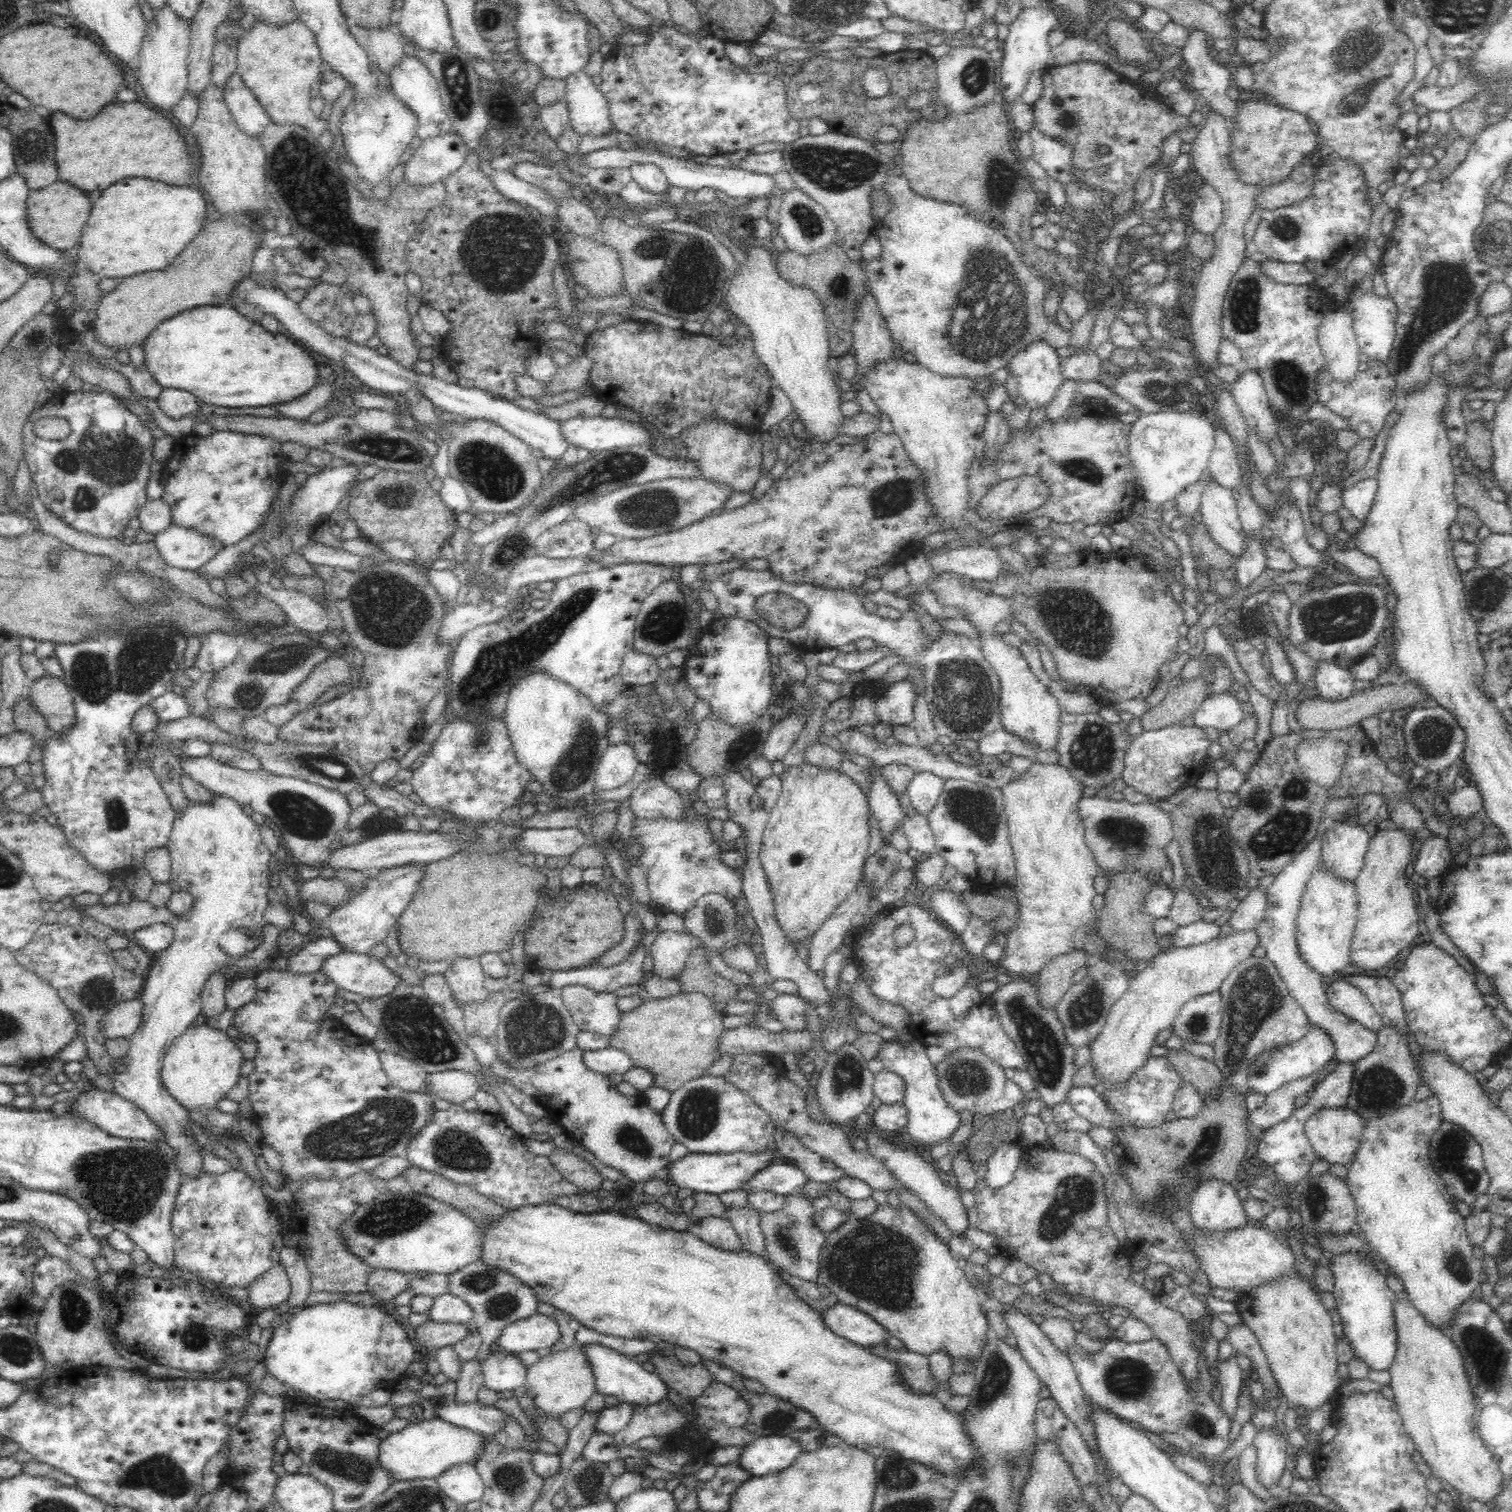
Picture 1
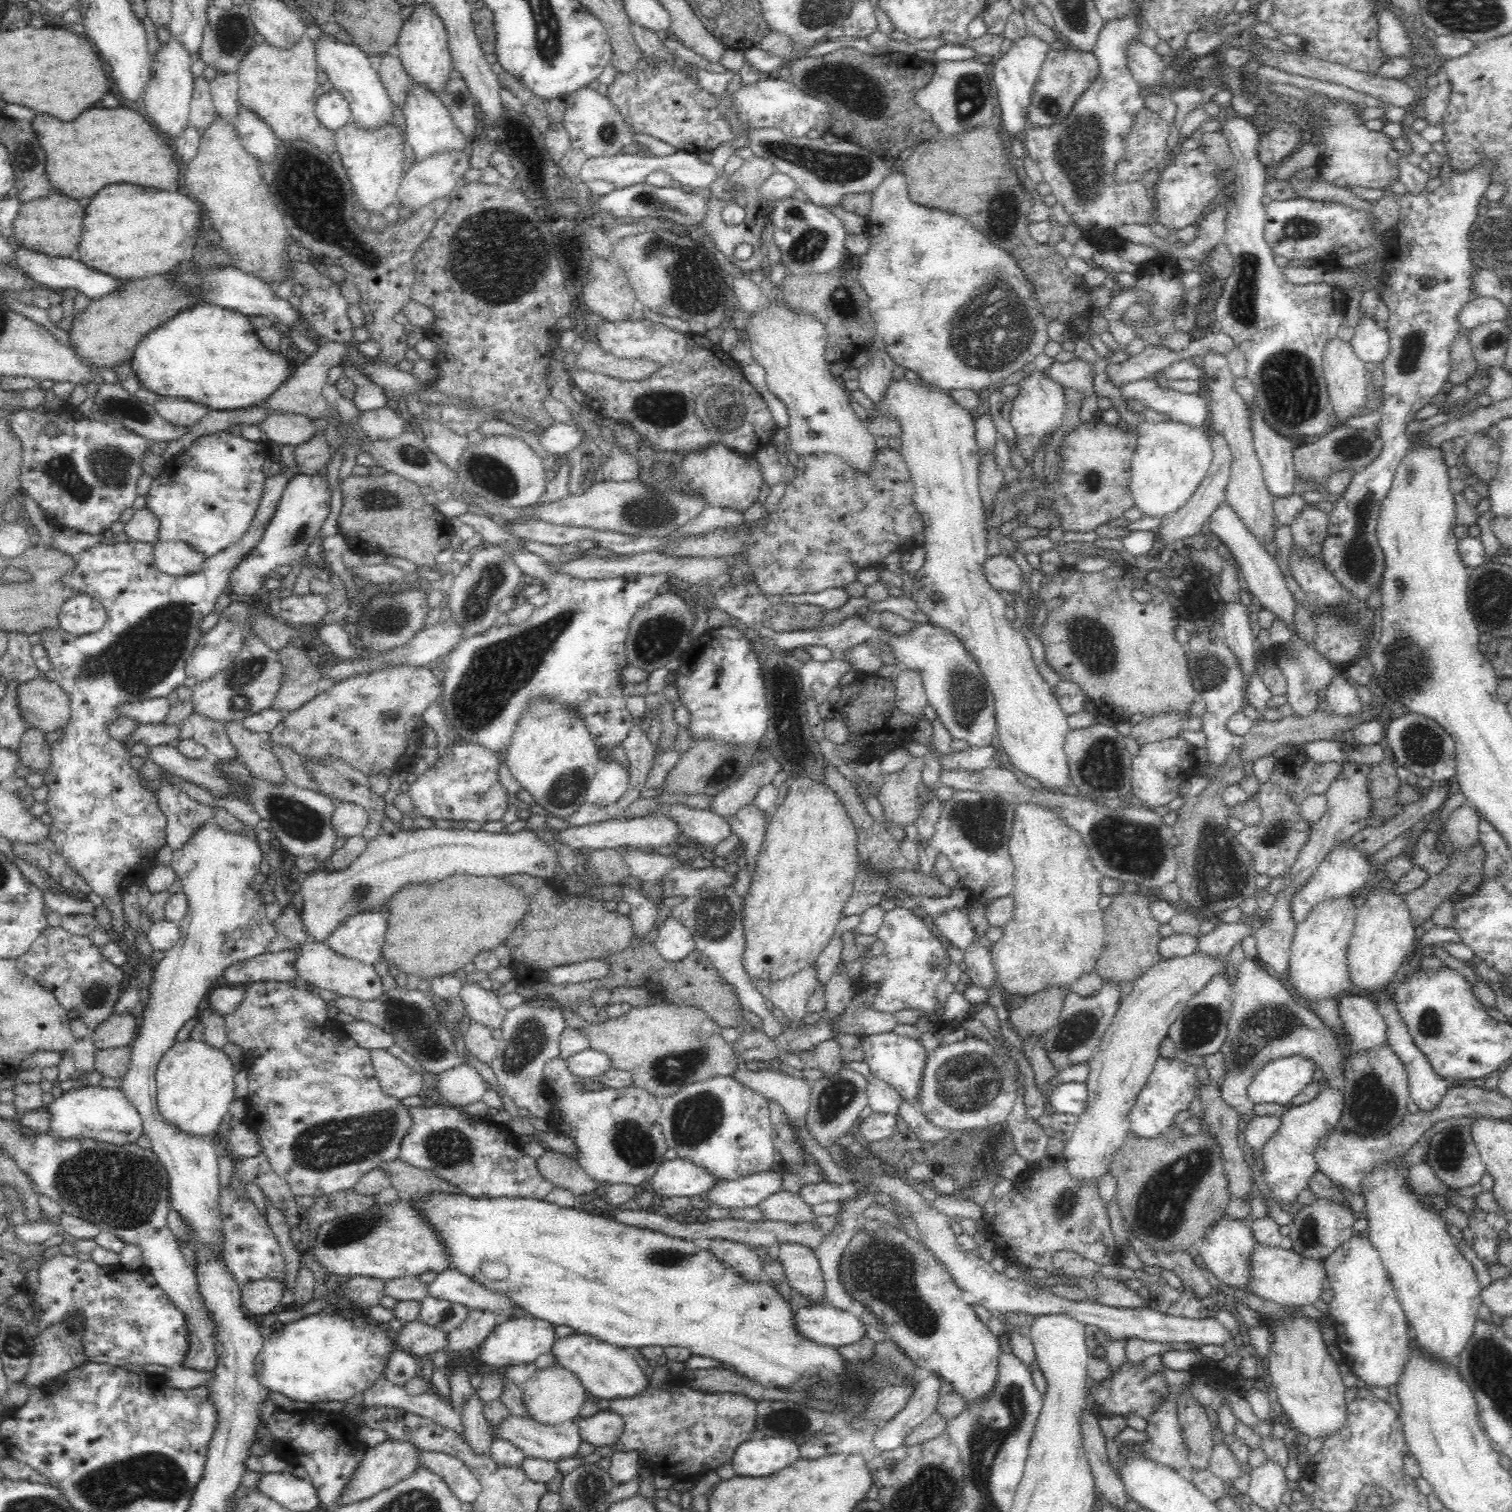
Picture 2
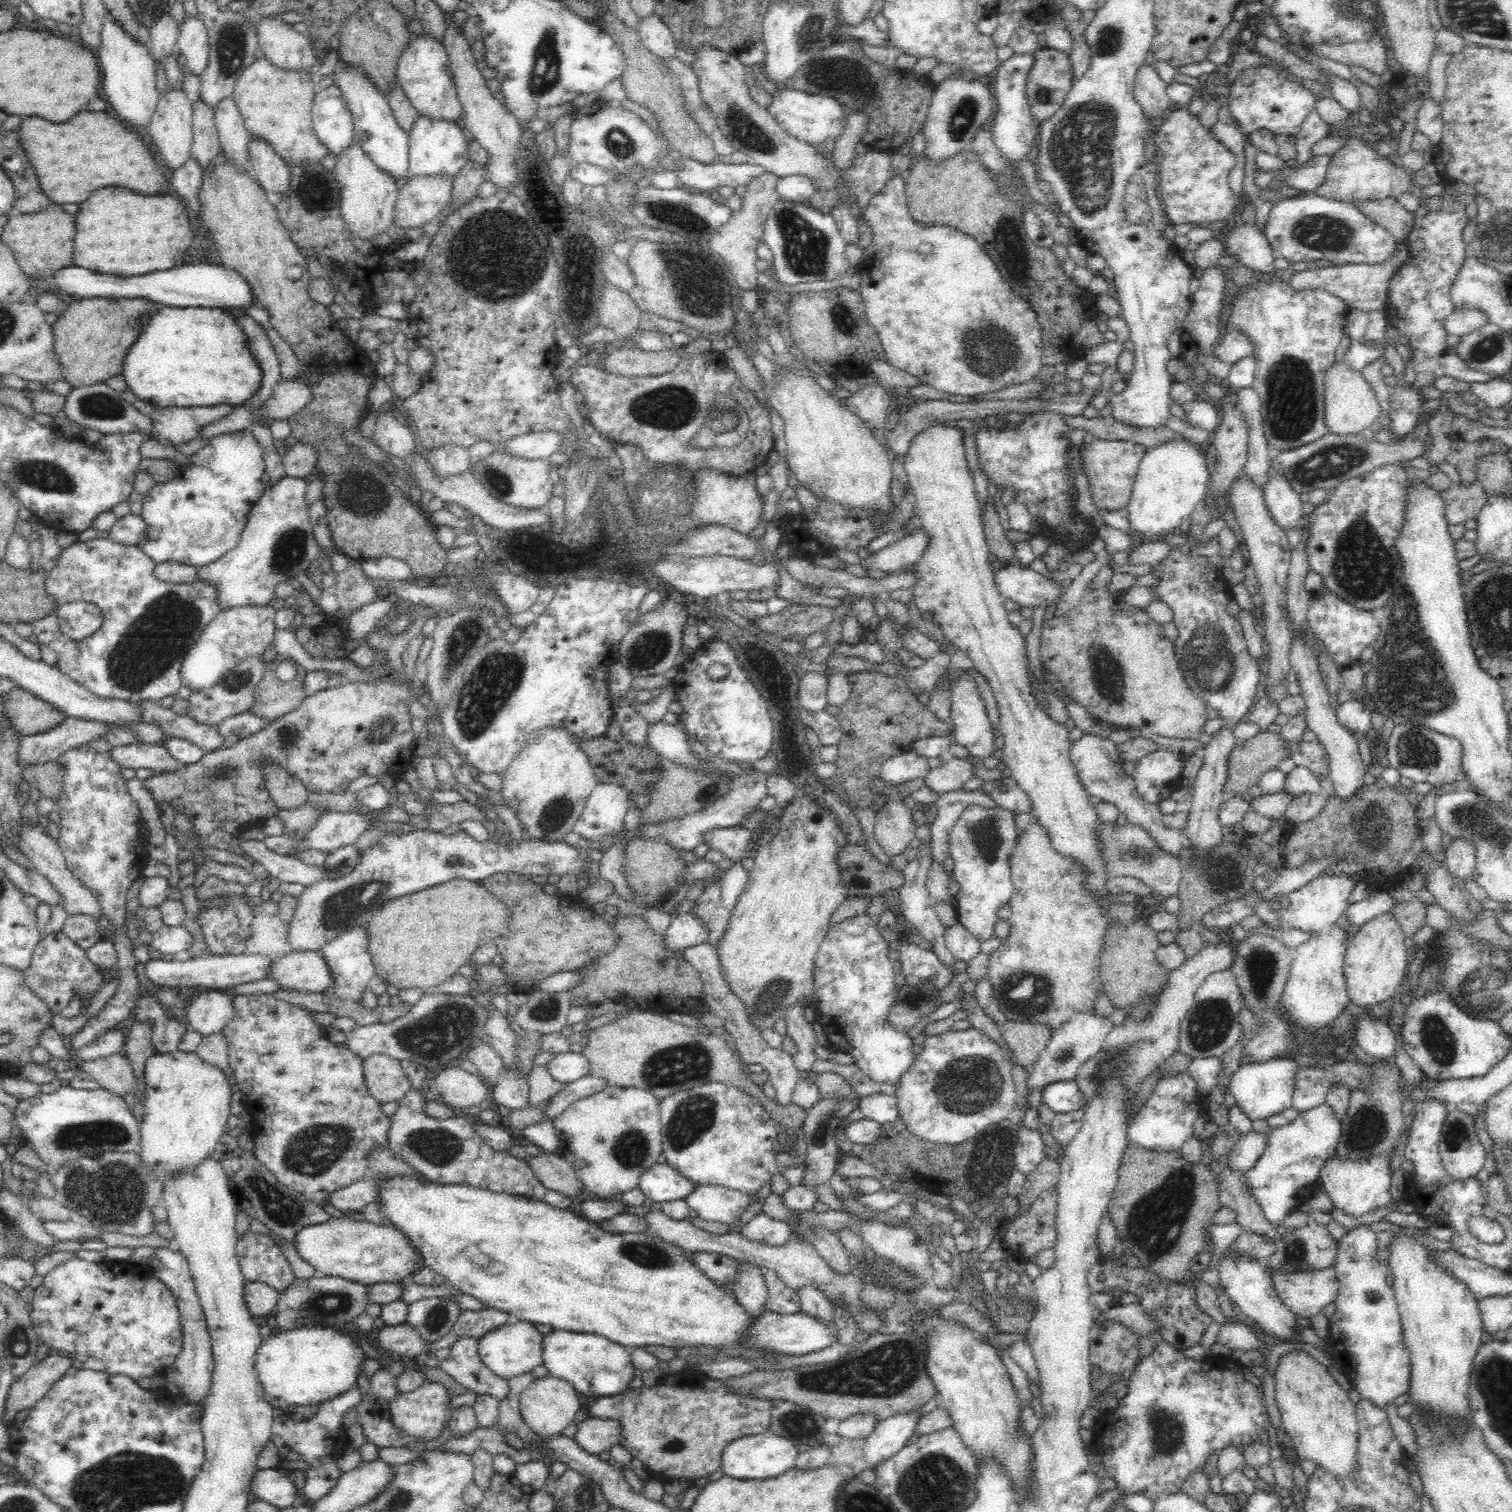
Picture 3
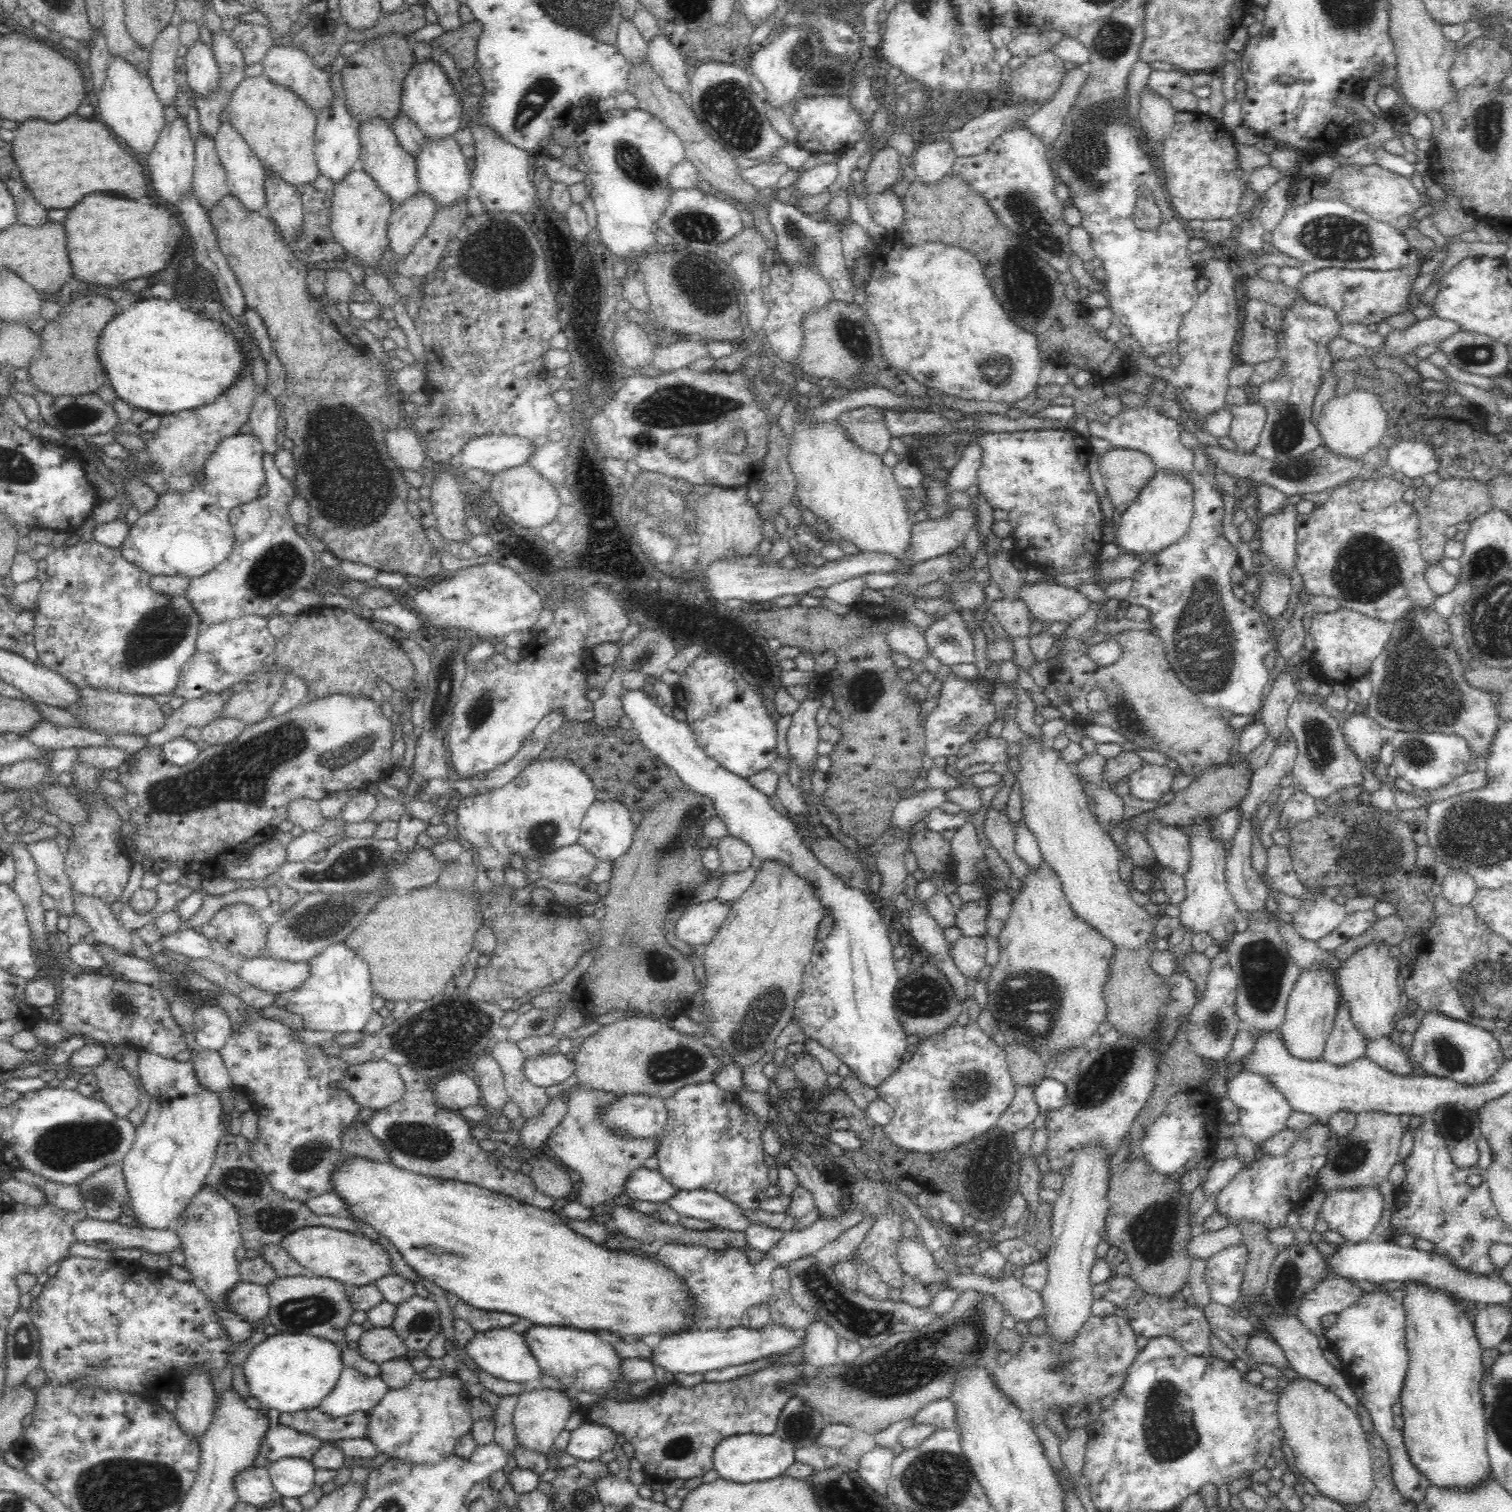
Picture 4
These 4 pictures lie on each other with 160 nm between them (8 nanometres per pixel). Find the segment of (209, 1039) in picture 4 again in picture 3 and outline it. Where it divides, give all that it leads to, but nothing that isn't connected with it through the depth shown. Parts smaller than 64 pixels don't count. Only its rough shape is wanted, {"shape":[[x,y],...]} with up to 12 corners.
{"shape":[[211,990],[187,1006],[202,1037],[222,1033],[233,1017],[232,998]]}

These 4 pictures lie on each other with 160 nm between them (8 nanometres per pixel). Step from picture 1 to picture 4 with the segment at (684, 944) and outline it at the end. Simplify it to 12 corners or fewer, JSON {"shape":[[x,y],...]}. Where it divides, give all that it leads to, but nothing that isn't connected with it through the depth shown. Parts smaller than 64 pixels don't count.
{"shape":[[736,901],[688,902],[676,936],[692,947],[718,933]]}

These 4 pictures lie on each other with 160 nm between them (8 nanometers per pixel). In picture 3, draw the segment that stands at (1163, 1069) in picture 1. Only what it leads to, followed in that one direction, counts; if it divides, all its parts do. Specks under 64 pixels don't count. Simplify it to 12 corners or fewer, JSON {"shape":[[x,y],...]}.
{"shape":[[1188,1071],[1159,1078],[1130,1144],[1180,1153],[1205,1115]]}

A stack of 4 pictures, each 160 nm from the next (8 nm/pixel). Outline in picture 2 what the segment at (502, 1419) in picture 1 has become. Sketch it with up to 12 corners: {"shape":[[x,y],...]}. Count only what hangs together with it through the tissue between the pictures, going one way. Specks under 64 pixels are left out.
{"shape":[[508,1415],[489,1425],[526,1458],[586,1458],[572,1421],[552,1426]]}

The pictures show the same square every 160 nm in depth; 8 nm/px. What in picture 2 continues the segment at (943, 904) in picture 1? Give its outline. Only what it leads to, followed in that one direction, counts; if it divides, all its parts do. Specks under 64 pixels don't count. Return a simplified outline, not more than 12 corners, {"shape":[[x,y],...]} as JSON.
{"shape":[[967,908],[933,918],[935,931],[965,951],[974,938]]}

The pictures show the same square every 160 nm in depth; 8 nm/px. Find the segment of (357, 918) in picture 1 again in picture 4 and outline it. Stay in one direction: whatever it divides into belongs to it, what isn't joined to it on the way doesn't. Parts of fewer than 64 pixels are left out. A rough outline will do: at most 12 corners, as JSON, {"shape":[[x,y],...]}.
{"shape":[[344,943],[307,960],[308,979],[273,1004],[303,1028],[363,1032],[366,961]]}

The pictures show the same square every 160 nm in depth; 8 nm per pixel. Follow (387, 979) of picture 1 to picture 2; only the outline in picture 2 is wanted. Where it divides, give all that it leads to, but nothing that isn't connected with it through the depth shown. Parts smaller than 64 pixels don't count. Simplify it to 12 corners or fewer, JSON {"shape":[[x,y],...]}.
{"shape":[[325,942],[295,948],[300,982],[360,1001],[383,994],[372,965]]}

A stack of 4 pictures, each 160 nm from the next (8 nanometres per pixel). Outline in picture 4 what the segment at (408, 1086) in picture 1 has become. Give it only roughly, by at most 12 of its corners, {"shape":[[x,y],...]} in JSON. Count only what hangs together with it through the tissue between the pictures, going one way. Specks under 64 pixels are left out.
{"shape":[[385,1060],[350,1065],[338,1085],[360,1108],[375,1111],[405,1091]]}

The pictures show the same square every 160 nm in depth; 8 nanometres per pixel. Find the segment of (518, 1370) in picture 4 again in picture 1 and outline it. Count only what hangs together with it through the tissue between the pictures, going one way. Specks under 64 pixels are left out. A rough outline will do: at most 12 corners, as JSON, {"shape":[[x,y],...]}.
{"shape":[[534,1313],[498,1336],[500,1352],[542,1353],[561,1337],[550,1315]]}

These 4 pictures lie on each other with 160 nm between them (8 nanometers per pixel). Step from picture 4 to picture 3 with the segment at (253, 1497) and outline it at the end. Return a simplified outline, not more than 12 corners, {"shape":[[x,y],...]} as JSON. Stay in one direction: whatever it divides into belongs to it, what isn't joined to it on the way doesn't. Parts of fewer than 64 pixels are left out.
{"shape":[[276,1468],[259,1469],[250,1492],[278,1508],[294,1505],[298,1490]]}

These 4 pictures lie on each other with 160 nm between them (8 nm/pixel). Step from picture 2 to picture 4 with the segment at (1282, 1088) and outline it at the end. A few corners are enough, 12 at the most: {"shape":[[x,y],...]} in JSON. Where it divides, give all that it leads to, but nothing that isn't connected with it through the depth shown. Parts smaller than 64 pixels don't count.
{"shape":[[1260,1074],[1226,1082],[1255,1146],[1286,1129],[1284,1095]]}

